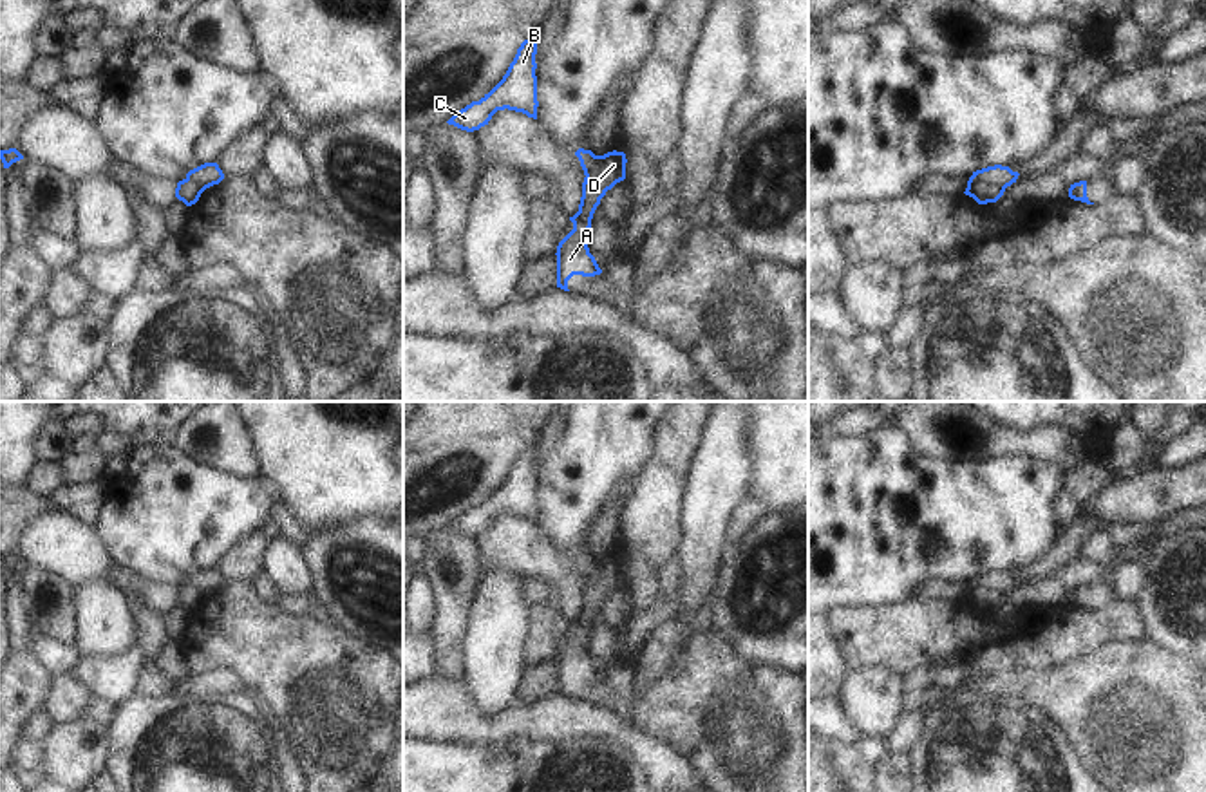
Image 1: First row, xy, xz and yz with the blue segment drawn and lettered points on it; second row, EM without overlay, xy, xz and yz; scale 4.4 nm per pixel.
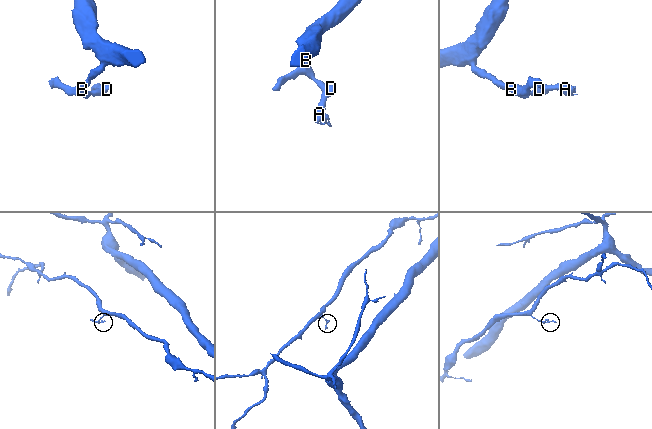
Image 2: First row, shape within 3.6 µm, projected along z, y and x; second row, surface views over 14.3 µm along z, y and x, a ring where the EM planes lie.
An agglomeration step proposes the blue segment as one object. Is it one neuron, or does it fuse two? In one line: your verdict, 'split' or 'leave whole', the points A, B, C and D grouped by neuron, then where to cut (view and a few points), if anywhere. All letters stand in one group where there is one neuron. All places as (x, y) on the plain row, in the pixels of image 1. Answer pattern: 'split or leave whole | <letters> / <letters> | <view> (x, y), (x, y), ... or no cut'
split | A D / B C | yz (968, 588), (995, 588), (1004, 594)

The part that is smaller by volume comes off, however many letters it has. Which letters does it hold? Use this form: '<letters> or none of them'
A, D

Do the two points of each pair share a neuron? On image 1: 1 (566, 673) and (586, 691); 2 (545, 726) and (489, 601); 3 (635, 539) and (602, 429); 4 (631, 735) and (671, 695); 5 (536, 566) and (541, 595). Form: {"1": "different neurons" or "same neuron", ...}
{"1": "same neuron", "2": "different neurons", "3": "different neurons", "4": "different neurons", "5": "different neurons"}

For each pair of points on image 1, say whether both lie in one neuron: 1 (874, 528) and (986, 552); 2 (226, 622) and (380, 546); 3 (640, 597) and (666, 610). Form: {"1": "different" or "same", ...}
{"1": "same", "2": "different", "3": "different"}

